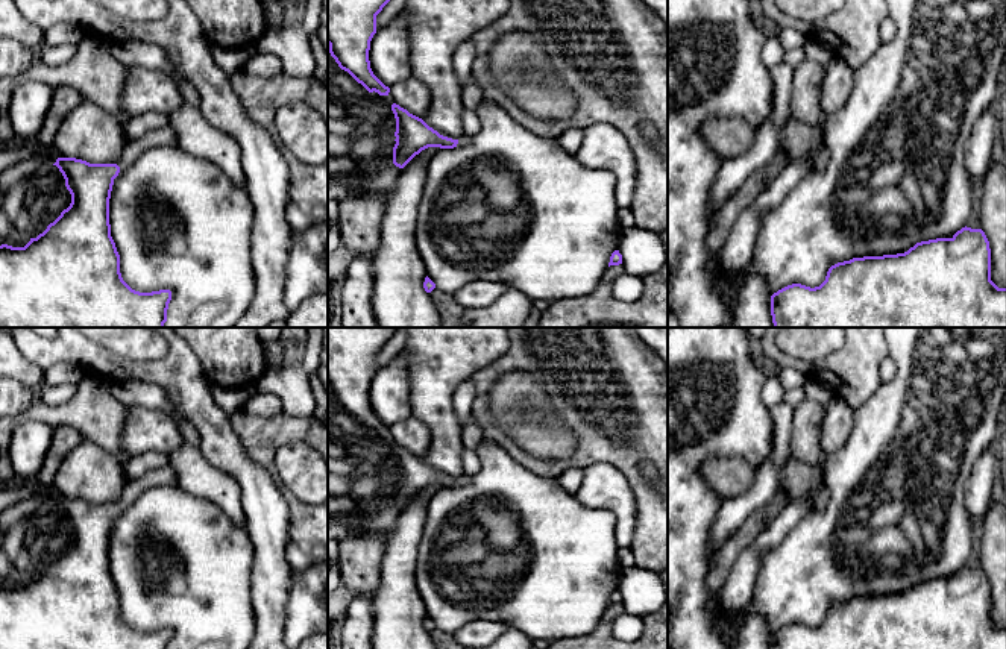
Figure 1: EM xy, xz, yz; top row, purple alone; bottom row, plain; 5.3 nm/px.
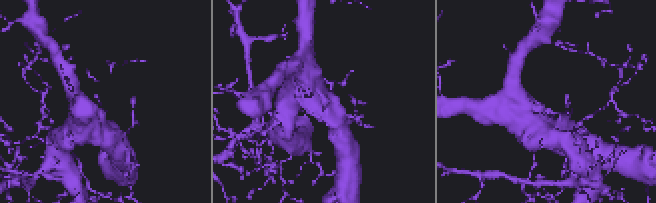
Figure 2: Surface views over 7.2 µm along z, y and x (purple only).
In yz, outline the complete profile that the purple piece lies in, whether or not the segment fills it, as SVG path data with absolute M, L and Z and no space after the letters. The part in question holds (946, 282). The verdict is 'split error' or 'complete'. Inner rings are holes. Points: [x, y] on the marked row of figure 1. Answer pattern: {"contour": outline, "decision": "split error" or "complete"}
{"contour": "M965 226L951 238L921 241L904 253L863 256L838 262L828 268L825 281L819 287L788 285L771 296L771 315L774 328L1006 328L1006 288L998 288L991 281L991 249L985 232Z", "decision": "complete"}

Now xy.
{"contour": "M170 126L127 141L117 164L58 158L71 203L24 247L0 246L0 328L164 328L170 290L140 293L121 277L120 255L111 237L109 199L114 179L147 149L174 146Z", "decision": "split error"}

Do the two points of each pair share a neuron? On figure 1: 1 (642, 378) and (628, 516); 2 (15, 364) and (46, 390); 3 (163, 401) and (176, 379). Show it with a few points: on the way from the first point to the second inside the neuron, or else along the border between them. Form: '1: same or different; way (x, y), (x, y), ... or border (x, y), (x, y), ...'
1: different; border (610, 464), (624, 476), (635, 499), (635, 528)
2: same; way (23, 370), (38, 382)
3: different; border (132, 379), (158, 384), (169, 401), (188, 420)

